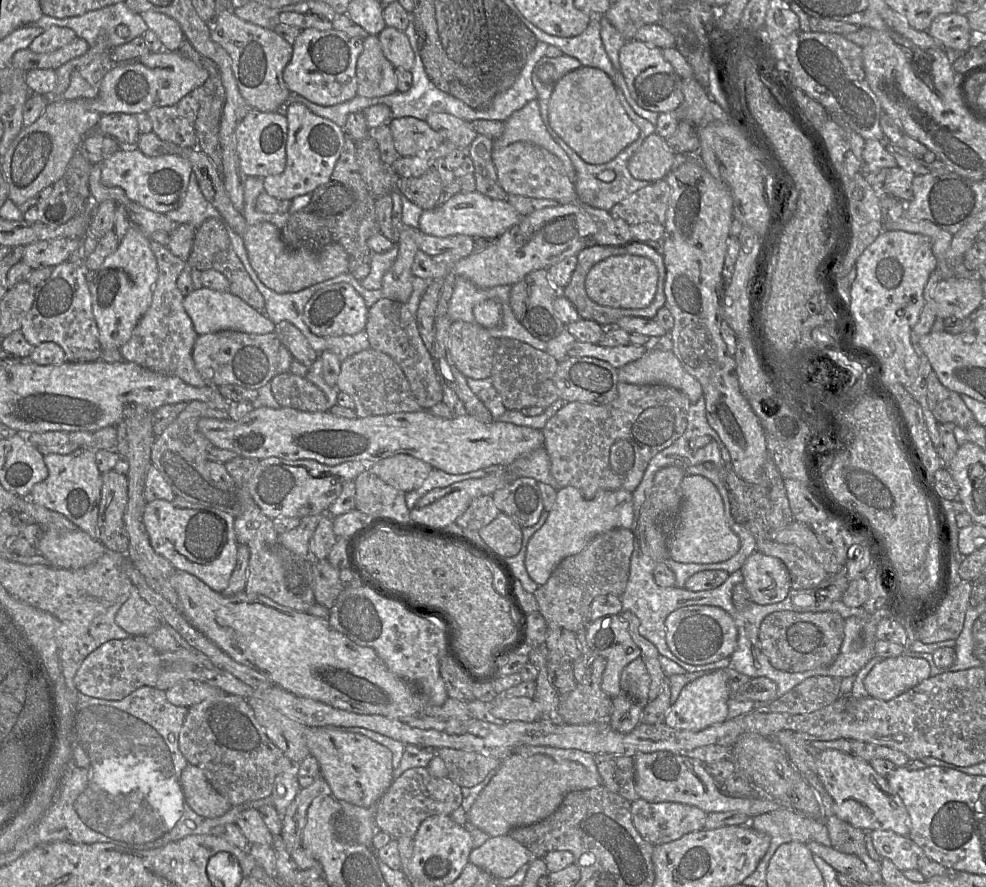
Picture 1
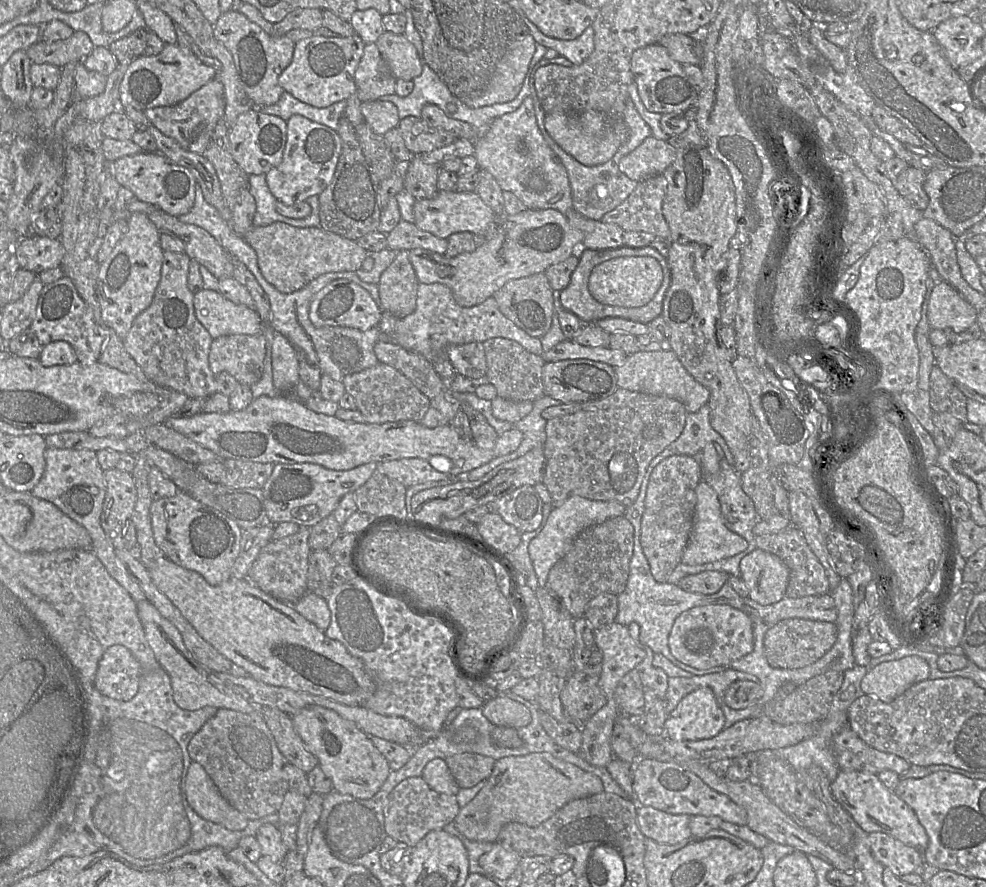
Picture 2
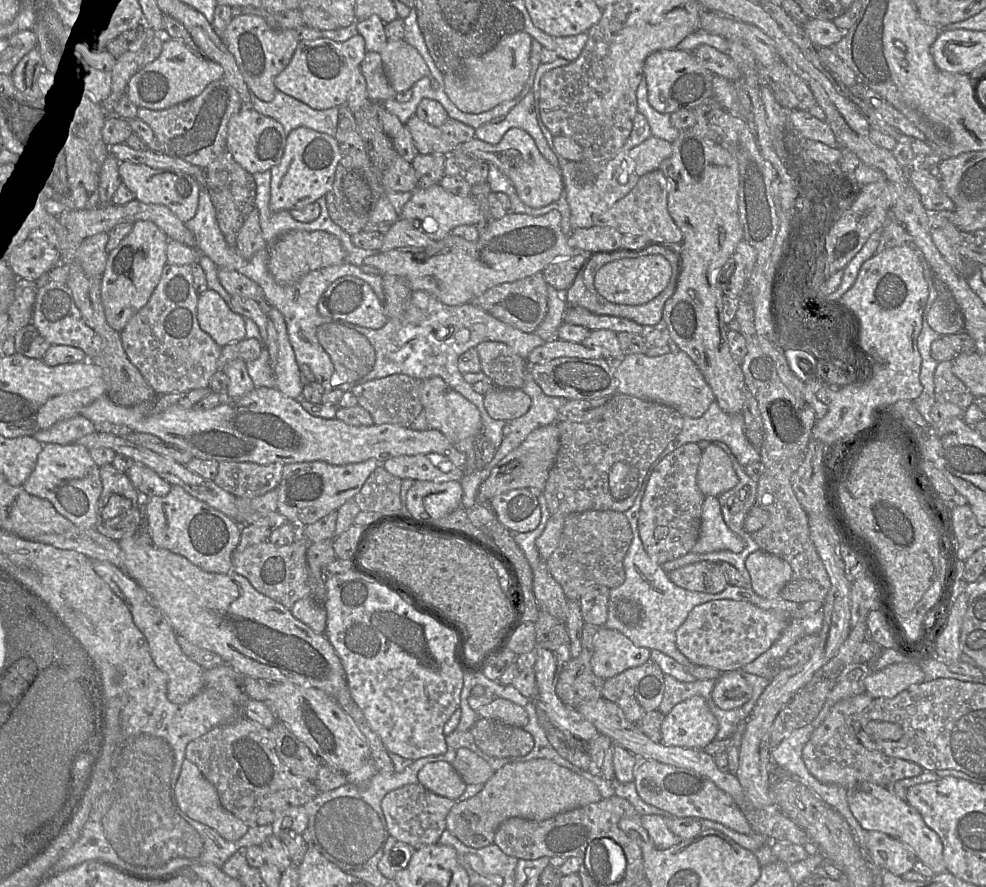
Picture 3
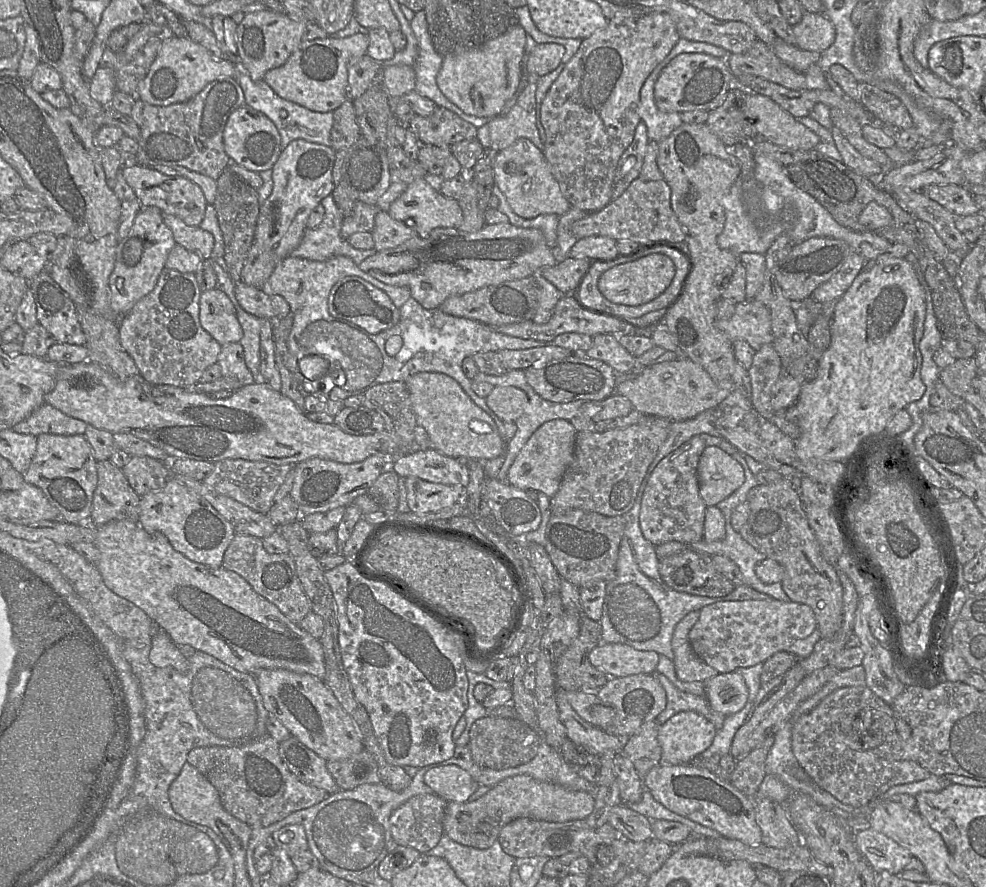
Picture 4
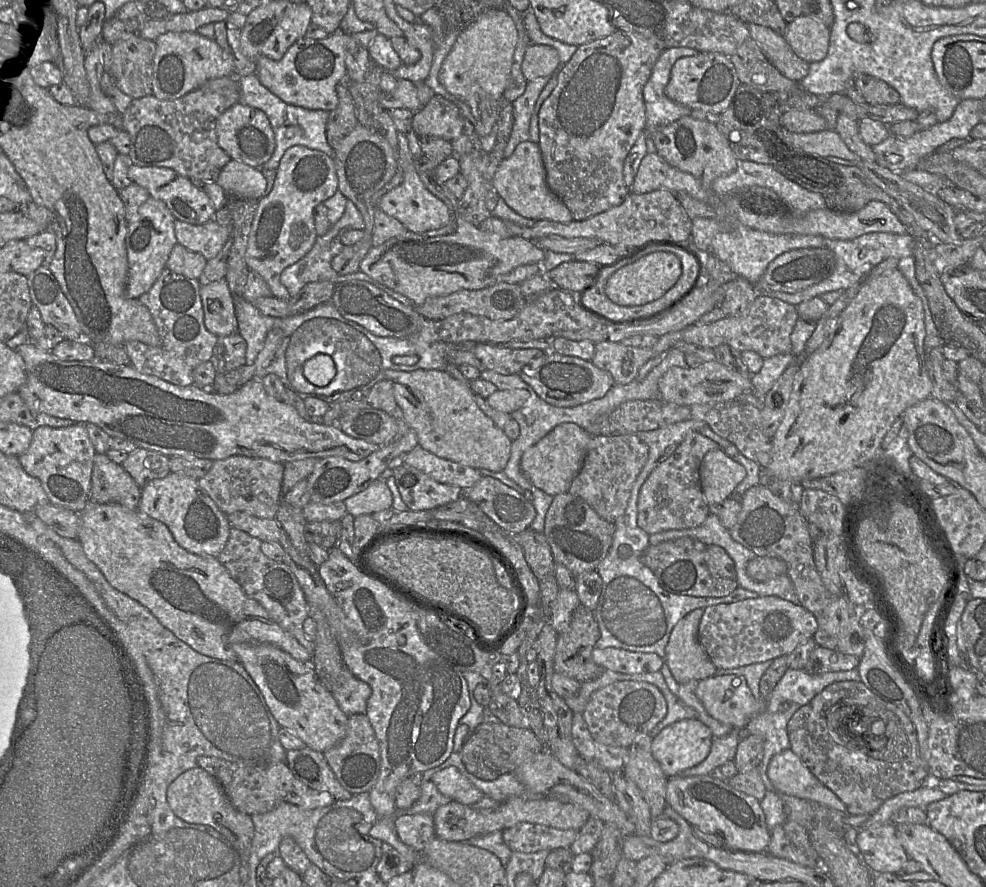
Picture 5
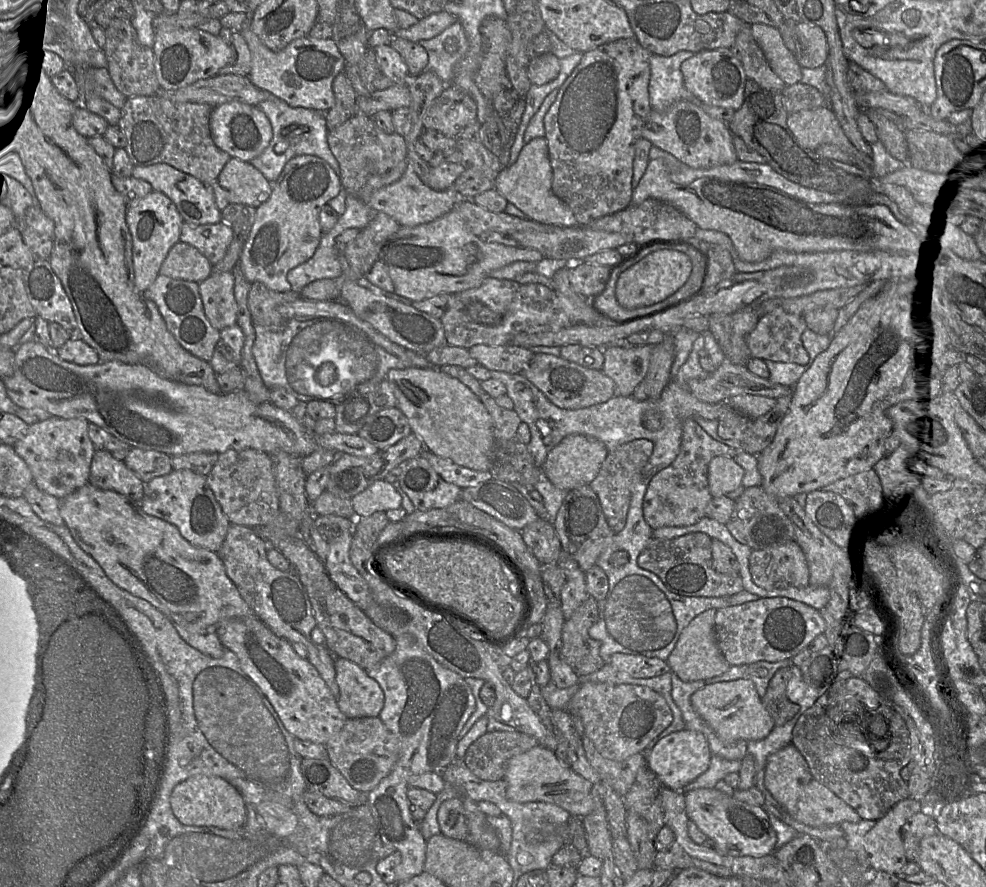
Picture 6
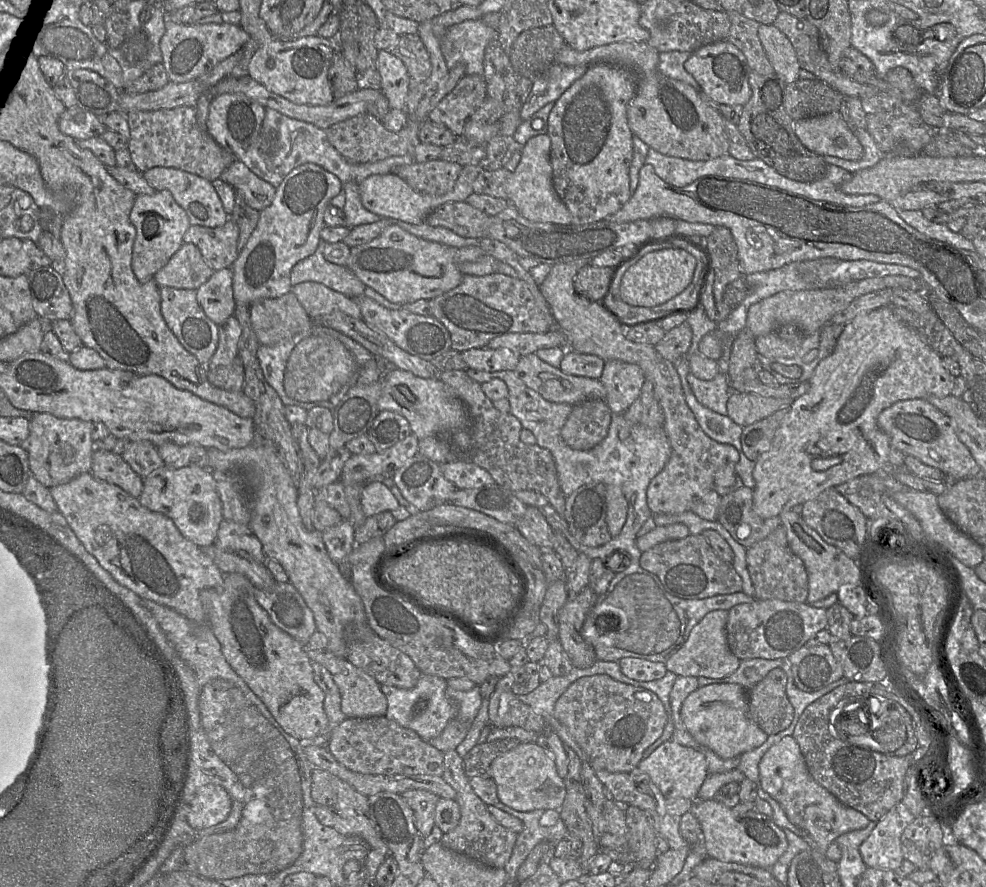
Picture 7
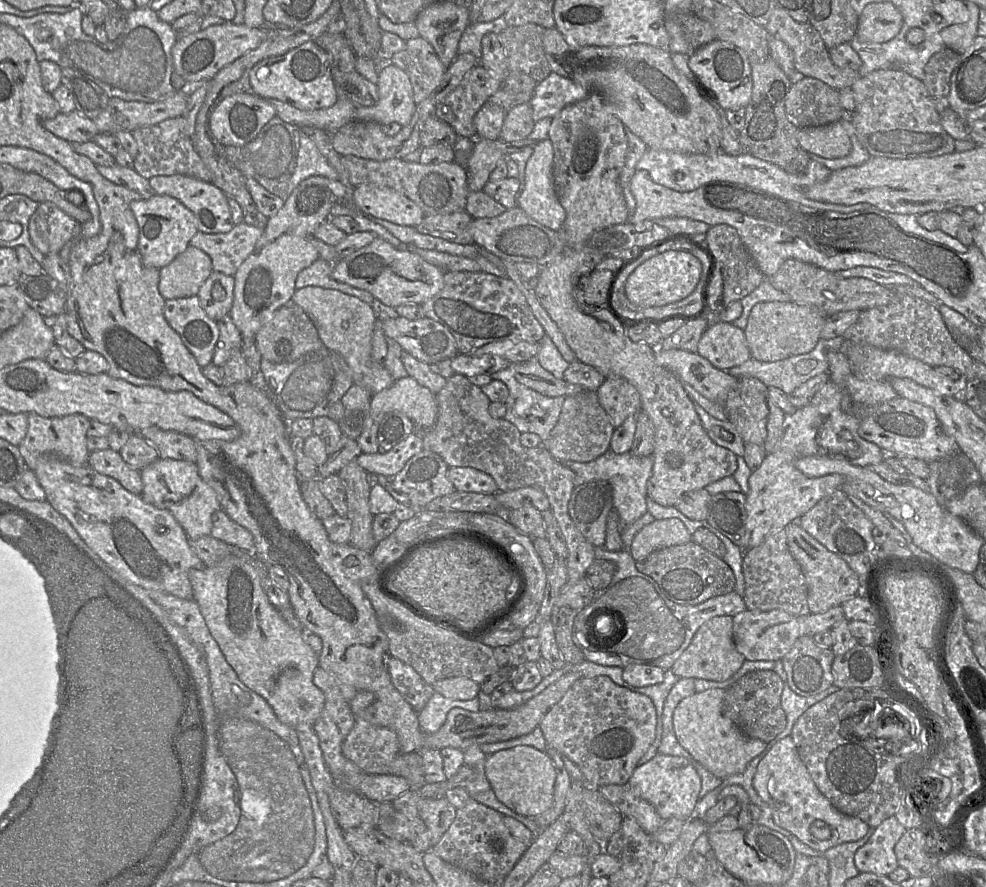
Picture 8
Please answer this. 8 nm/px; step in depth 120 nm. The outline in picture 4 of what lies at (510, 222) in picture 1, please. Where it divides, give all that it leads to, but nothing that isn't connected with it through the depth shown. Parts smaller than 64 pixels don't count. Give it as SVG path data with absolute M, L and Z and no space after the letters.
M429 177L418 178L408 184L406 190L391 203L387 213L395 220L411 224L421 238L427 238L436 228L458 228L463 220L458 200L445 197Z

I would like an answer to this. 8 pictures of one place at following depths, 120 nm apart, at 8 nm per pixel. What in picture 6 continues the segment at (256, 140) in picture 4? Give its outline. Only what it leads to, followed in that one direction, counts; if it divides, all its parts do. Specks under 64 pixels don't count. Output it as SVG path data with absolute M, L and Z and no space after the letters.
M232 101L213 108L210 130L215 145L232 158L250 162L259 156L272 139L272 127L265 113L255 105Z

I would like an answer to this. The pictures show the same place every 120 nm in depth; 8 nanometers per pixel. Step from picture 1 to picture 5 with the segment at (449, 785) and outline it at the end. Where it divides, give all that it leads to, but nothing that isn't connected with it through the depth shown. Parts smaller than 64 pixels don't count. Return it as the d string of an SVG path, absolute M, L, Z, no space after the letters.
M400 814L394 821L399 839L421 855L427 843L434 838L434 814Z

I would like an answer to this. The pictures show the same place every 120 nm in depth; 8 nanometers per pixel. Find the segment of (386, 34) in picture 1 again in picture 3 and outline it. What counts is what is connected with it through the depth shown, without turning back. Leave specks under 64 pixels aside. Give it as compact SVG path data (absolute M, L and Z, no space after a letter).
M388 40L380 51L383 67L387 78L396 93L412 89L413 85L425 76L430 75L429 69L418 51L402 40Z

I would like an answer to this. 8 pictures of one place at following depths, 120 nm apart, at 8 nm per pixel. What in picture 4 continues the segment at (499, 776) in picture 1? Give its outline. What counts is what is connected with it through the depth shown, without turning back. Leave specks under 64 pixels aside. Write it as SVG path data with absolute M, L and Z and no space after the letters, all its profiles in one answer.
M516 775L491 787L475 801L447 802L442 824L444 833L453 841L477 849L487 849L497 840L501 829L517 818L547 822L585 820L594 806L594 797L586 791L570 790L528 775Z

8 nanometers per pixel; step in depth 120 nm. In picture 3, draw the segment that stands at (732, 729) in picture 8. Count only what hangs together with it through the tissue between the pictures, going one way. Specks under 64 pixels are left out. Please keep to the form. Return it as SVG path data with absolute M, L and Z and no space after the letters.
M742 670L721 672L712 691L714 703L723 710L732 710L746 704L752 696L752 687L742 676Z

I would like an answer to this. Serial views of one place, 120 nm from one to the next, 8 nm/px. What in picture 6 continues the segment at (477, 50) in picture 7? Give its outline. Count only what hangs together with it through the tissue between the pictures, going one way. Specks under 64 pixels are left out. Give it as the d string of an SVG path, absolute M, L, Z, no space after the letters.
M457 20L440 34L418 42L428 53L424 71L432 71L447 85L455 75L455 66L466 55L469 42L461 23Z

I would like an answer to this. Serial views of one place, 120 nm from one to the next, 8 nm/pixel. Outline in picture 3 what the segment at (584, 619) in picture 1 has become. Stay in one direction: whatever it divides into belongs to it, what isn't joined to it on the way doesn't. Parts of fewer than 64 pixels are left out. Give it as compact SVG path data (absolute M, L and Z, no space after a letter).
M589 510L566 517L557 548L546 561L568 600L579 601L593 586L617 588L625 581L624 557L633 539L623 512Z

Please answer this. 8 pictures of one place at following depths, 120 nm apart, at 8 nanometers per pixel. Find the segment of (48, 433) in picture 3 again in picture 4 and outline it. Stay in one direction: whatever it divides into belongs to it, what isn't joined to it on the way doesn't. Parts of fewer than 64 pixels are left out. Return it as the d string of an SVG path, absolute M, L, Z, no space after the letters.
M43 403L12 429L17 433L32 434L34 436L43 433L83 435L87 426L86 422L70 417L57 408Z

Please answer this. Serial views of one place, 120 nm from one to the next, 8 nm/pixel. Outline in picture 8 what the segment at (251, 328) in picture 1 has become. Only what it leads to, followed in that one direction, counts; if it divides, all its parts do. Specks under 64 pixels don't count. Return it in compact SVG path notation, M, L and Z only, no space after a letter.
M213 271L201 286L198 296L202 308L214 321L230 315L234 301L235 277Z

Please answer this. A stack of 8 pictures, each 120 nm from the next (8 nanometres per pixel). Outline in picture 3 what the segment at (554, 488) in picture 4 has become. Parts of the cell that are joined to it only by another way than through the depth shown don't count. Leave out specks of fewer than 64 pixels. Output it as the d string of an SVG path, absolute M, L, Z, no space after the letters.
M557 423L532 431L525 441L503 458L488 478L481 483L478 490L478 502L488 504L495 496L515 489L537 488L543 491L549 472L555 463L559 446Z

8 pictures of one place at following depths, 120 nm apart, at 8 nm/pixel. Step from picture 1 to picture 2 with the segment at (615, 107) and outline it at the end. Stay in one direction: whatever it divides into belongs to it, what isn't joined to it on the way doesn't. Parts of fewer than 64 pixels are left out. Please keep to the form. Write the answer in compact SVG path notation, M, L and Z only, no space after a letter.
M583 111L576 114L547 113L545 128L564 151L586 166L600 165L610 160L629 136L629 129L623 119L610 122L598 111Z

